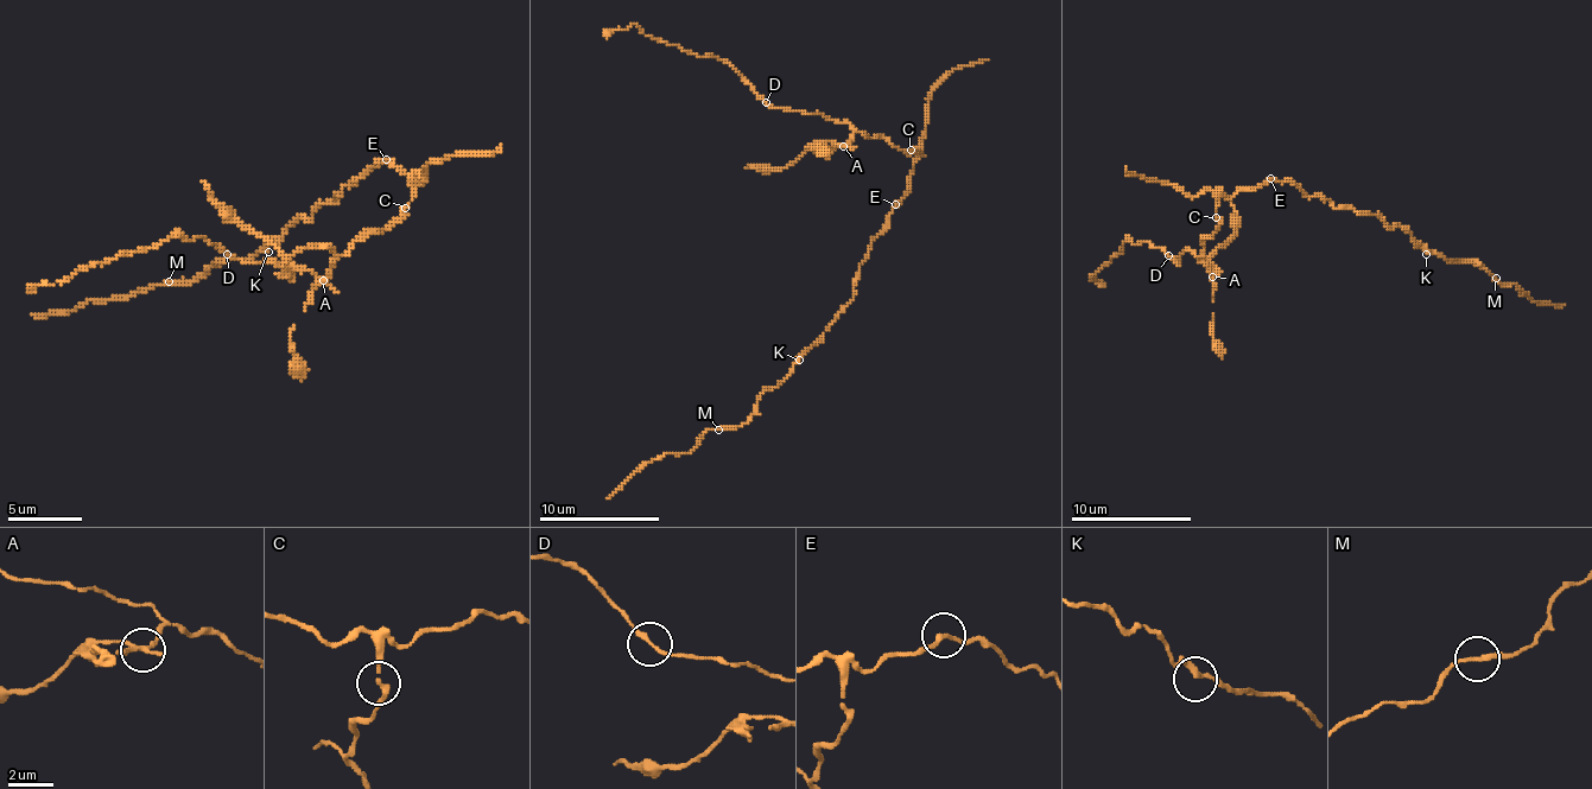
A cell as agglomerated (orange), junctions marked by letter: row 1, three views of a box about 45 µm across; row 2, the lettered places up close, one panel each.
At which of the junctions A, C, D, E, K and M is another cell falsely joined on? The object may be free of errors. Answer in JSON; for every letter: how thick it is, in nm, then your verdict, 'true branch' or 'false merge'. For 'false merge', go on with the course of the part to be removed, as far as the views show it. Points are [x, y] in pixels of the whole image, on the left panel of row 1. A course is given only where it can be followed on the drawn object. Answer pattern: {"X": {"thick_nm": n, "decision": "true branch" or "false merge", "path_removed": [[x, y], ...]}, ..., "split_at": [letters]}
{"A": {"thick_nm": 200, "decision": "false merge", "path_removed": [[323, 281], [286, 259], [260, 236], [242, 229], [202, 182]]}, "C": {"thick_nm": 220, "decision": "true branch"}, "D": {"thick_nm": 190, "decision": "true branch"}, "E": {"thick_nm": 190, "decision": "true branch"}, "K": {"thick_nm": 190, "decision": "true branch"}, "M": {"thick_nm": 220, "decision": "true branch"}, "split_at": ["A"]}

